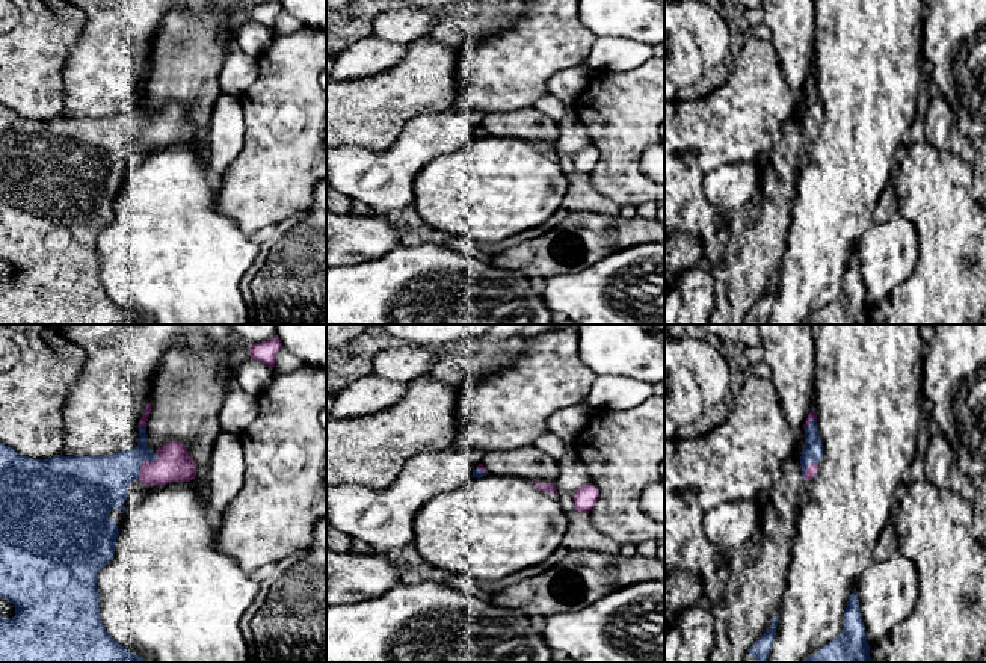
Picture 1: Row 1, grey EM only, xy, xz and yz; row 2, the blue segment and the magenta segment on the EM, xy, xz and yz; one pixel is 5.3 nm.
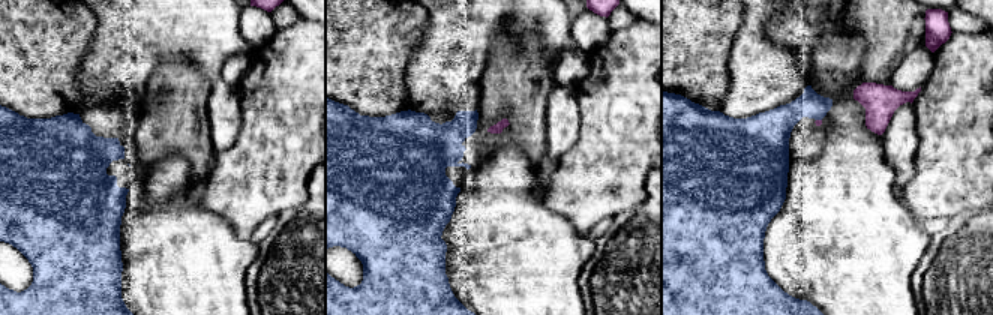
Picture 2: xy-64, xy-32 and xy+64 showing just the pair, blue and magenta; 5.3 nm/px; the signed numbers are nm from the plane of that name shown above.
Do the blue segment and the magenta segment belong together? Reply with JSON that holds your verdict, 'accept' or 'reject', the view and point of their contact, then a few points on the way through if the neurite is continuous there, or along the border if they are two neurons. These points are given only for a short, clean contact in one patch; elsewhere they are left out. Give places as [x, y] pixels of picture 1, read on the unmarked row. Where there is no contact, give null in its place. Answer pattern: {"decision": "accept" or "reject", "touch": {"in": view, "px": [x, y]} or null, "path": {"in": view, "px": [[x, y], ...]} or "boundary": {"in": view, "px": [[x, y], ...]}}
{"decision": "accept", "touch": {"in": "xy", "px": [144, 123]}}

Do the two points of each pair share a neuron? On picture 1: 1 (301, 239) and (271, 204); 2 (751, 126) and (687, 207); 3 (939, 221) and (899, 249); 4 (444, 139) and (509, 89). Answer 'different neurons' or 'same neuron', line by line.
1: different neurons
2: same neuron
3: different neurons
4: different neurons

